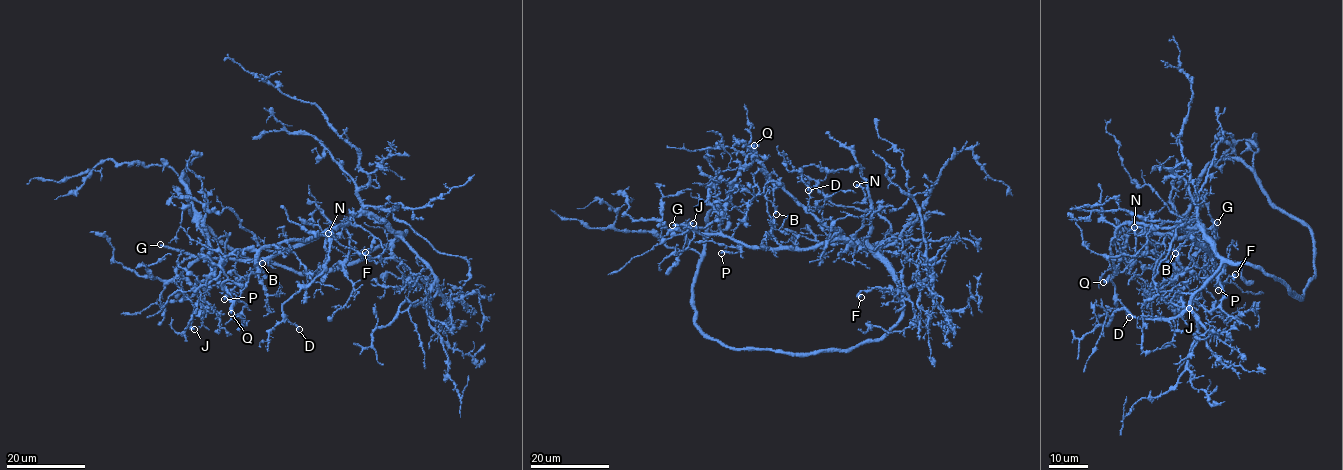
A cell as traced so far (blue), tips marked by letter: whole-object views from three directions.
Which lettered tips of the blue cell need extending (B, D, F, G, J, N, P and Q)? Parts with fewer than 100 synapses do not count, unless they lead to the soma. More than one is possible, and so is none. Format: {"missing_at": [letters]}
{"missing_at": ["G"]}

